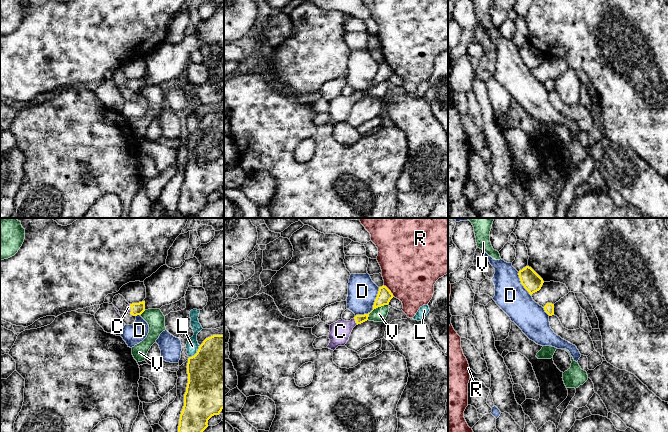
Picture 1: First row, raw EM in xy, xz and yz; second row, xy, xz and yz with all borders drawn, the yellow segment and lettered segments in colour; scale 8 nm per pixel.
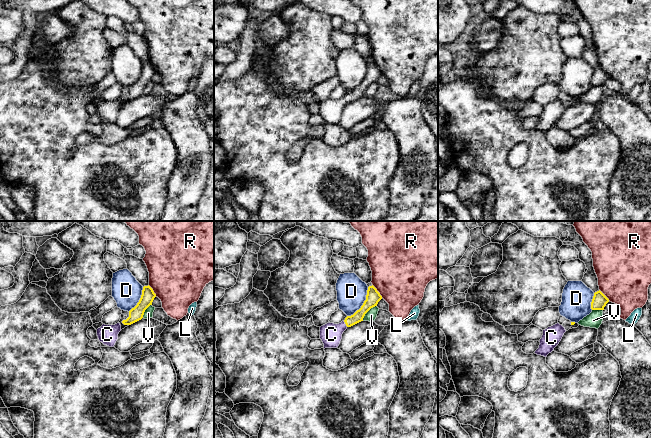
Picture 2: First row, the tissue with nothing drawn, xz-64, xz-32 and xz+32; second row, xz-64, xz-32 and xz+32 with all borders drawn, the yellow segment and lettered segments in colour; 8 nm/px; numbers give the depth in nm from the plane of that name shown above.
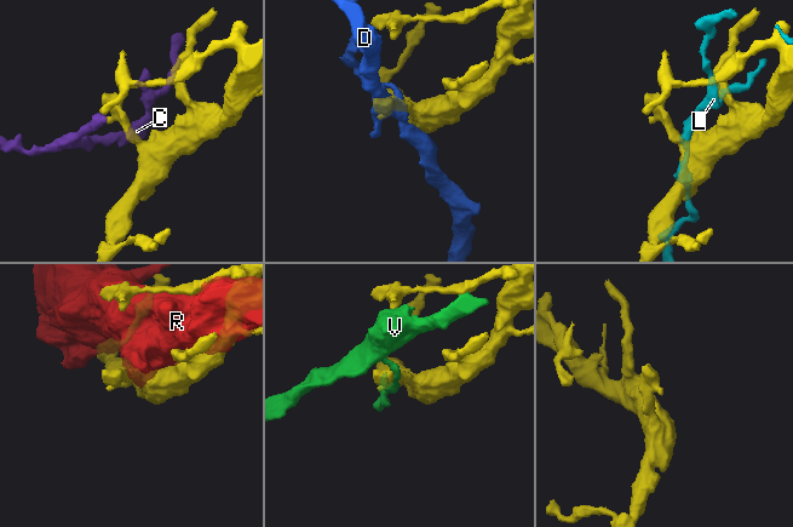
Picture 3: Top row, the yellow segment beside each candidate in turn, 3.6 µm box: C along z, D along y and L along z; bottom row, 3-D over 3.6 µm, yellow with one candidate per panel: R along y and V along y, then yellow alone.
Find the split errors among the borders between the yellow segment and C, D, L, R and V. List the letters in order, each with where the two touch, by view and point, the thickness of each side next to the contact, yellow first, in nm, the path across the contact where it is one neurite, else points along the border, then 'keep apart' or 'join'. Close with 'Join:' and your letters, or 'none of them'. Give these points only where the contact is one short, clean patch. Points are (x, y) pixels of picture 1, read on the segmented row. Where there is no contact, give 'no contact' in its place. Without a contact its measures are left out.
C: xz (355, 320) | 80/170 nm | across xz (379, 301), (365, 317), (355, 320), (340, 331) | join
D: xz (373, 307) | 120/240 nm | keep apart
L: xy (197, 352) | 500/110 nm | keep apart
R: xz (389, 290) | 120/460 nm | keep apart
V: xz (375, 308) | 120/120 nm | keep apart
Join: C

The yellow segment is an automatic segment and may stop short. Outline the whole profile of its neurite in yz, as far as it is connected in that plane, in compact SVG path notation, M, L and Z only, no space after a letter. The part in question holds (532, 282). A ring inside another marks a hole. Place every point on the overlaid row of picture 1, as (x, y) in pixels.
M526 266L518 273L521 284L530 295L539 291L544 283L543 279L529 266Z

